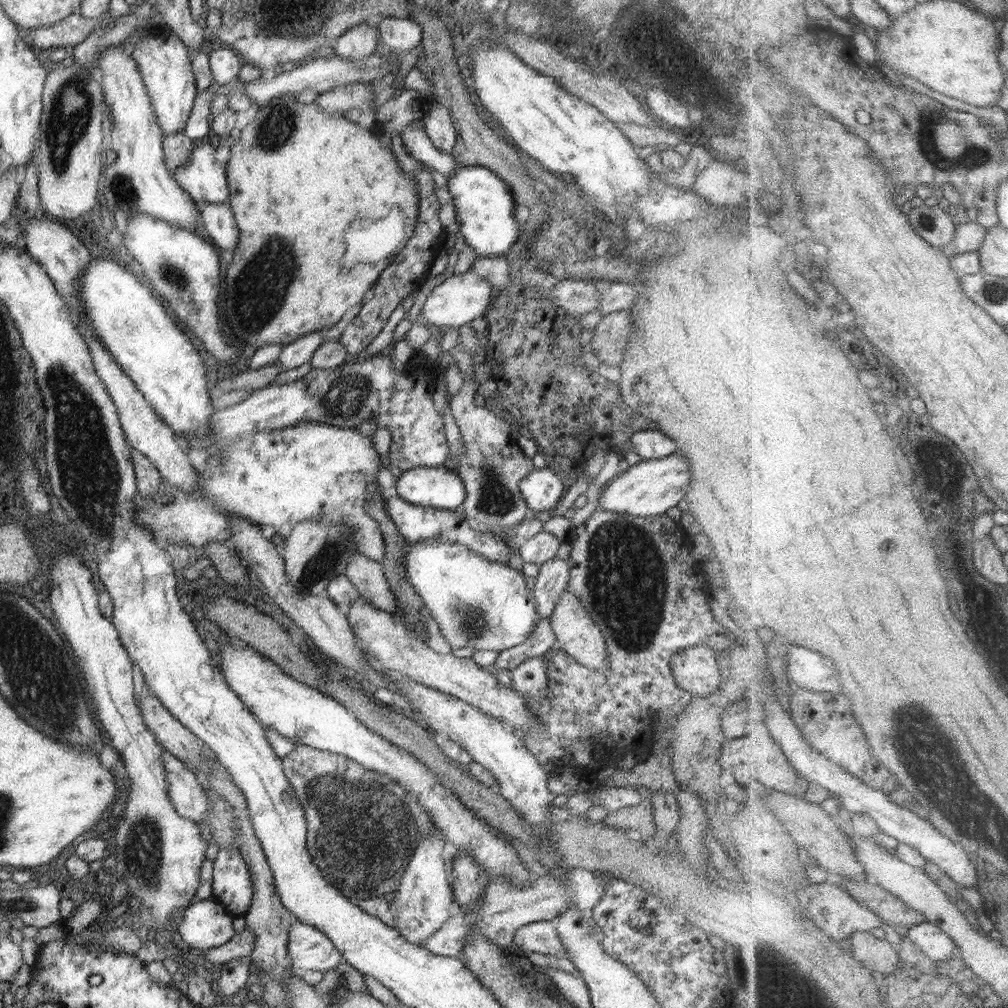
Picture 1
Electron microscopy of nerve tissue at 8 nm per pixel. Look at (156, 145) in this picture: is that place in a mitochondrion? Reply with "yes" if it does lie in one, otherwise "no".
no

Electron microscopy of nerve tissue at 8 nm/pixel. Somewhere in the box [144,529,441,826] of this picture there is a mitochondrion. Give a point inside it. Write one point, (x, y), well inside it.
(320, 565)

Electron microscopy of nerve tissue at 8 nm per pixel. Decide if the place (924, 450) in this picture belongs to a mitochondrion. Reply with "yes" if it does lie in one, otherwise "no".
no

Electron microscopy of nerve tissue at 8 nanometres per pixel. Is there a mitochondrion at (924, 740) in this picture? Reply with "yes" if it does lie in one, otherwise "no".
yes

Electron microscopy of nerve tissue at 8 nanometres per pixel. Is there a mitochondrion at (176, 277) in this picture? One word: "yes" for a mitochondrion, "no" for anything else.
yes

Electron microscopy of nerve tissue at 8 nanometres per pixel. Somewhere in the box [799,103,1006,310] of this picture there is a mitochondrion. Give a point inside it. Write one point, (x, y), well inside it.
(970, 158)

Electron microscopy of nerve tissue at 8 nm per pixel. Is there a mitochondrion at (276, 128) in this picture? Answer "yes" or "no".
yes

